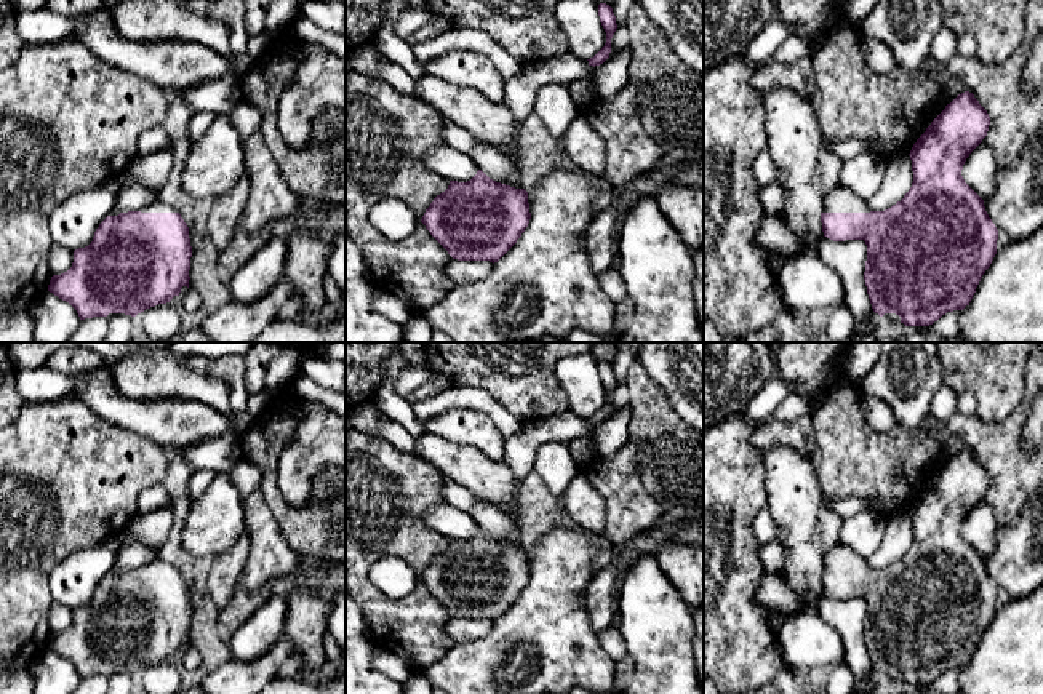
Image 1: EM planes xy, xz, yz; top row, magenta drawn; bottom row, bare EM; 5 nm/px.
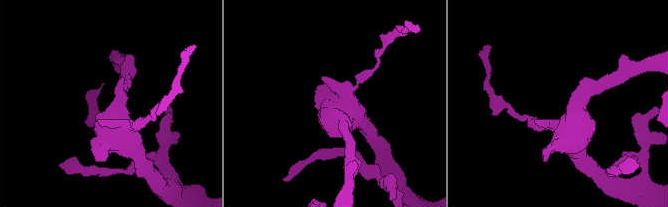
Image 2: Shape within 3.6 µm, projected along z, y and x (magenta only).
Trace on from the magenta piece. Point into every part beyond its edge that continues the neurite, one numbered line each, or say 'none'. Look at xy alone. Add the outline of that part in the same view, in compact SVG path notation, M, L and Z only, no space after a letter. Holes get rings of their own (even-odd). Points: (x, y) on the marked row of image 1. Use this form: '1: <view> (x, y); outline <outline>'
1: xy (155, 207); outline M160 200L149 203L147 206L141 208L139 211L141 213L176 213L176 209L173 209L171 206L165 205Z

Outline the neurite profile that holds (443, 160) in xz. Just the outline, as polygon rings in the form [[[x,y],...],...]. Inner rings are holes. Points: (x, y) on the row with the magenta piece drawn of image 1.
[[[448,144],[429,149],[422,157],[422,163],[429,171],[458,182],[470,181],[478,171],[478,166],[470,155],[456,150]]]

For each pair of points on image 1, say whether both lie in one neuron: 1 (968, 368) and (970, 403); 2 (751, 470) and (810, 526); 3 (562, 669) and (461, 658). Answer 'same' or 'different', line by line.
1: different
2: different
3: same

